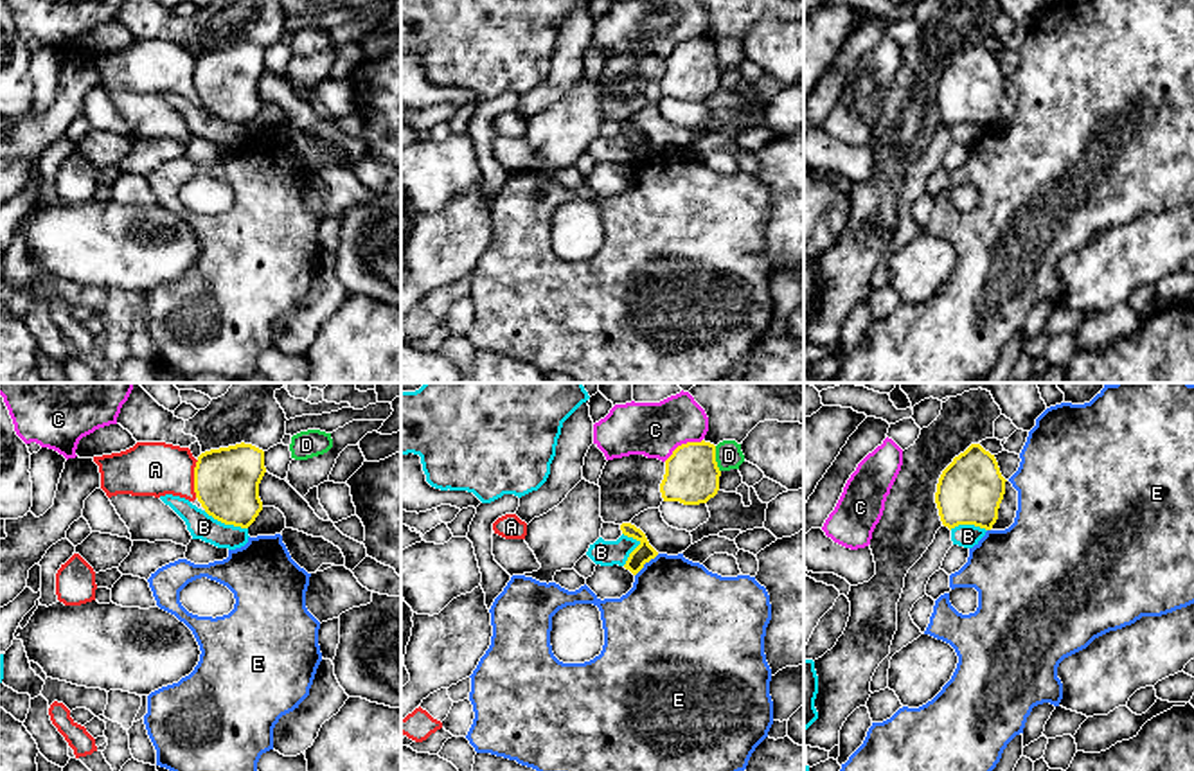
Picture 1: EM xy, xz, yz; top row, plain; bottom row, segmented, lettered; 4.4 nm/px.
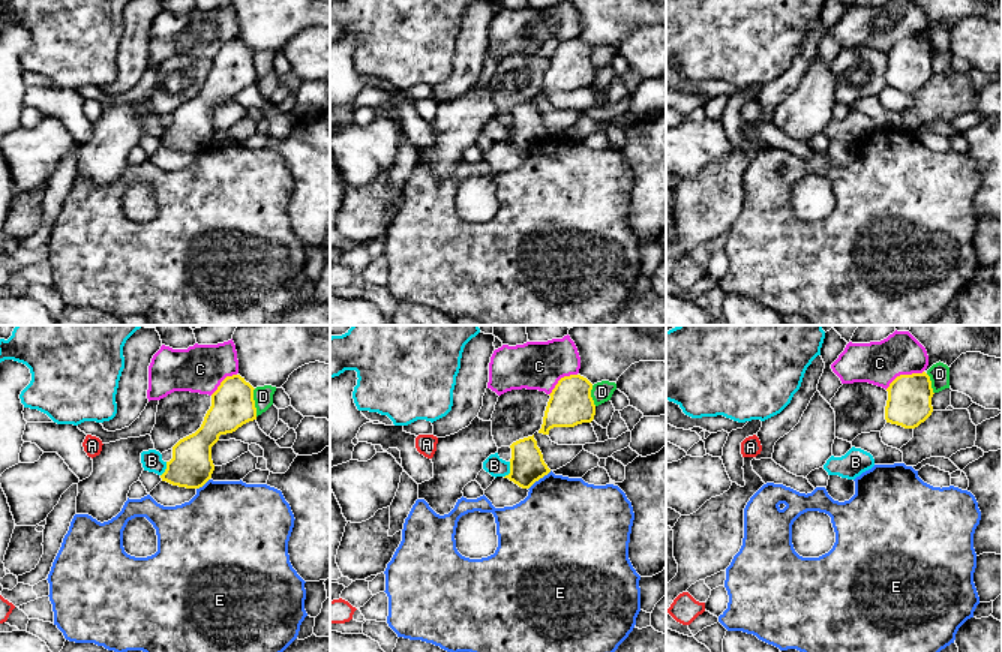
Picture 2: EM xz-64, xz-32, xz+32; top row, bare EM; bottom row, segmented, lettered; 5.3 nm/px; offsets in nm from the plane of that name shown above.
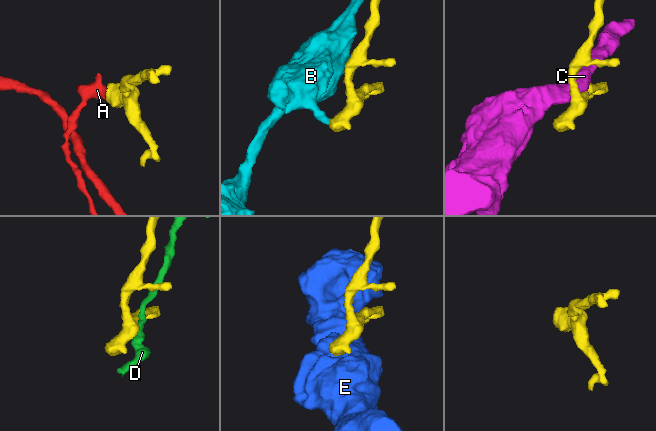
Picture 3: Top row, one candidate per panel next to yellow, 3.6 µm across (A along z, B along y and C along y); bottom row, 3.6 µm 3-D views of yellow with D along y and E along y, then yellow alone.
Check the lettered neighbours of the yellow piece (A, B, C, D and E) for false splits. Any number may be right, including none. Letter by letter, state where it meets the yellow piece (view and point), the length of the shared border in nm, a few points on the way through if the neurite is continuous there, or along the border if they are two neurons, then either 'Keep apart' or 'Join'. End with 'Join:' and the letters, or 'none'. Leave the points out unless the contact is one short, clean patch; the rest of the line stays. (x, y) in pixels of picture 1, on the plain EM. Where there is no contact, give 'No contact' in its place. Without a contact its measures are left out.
A: Touches yellow at xy (195, 76). Shared border 170 nm. Boundary: xy (198, 58), (195, 65), (195, 94). Keep apart
B: Touches yellow at xy (225, 121). Shared border 220 nm. Boundary: xy (204, 108), (225, 121), (247, 126). Keep apart
C: Touches yellow at xz (682, 42). Shared border 200 nm. Keep apart
D: Touches yellow at xz (714, 56). Shared border 120 nm. Keep apart
E: Touches yellow at xz (646, 159). Shared border 150 nm. Keep apart
Join: none

